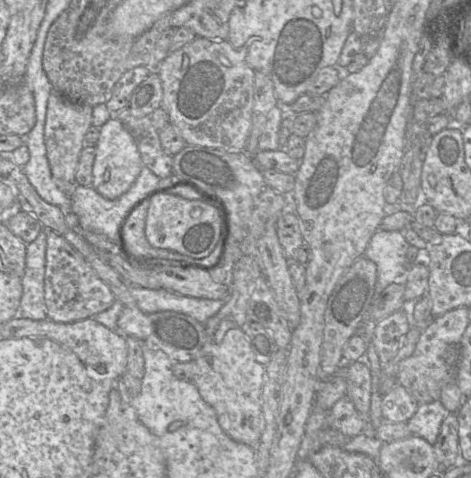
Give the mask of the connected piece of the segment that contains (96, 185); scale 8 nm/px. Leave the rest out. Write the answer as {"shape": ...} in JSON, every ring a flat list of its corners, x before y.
{"shape":[[111,116,99,128,99,138,95,144,95,149,92,187,108,200,117,199,129,190,143,166,134,138,115,116]]}

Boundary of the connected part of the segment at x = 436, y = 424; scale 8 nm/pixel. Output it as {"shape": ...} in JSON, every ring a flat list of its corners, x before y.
{"shape":[[436,400,419,405,416,413,406,423,413,435,425,439,433,446,448,413,441,401]]}

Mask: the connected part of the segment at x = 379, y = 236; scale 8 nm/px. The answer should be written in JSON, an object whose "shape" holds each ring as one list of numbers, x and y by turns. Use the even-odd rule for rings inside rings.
{"shape":[[378,229,371,237,364,256,377,266,375,295,380,294,396,277,407,274,410,267,406,254,410,244,400,231]]}

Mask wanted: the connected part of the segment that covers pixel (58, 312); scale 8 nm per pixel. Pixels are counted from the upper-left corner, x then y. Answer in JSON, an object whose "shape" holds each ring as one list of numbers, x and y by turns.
{"shape":[[46,229,44,298,47,319,55,322,75,322,92,318,110,308,116,297,99,278,84,257,60,234]]}

